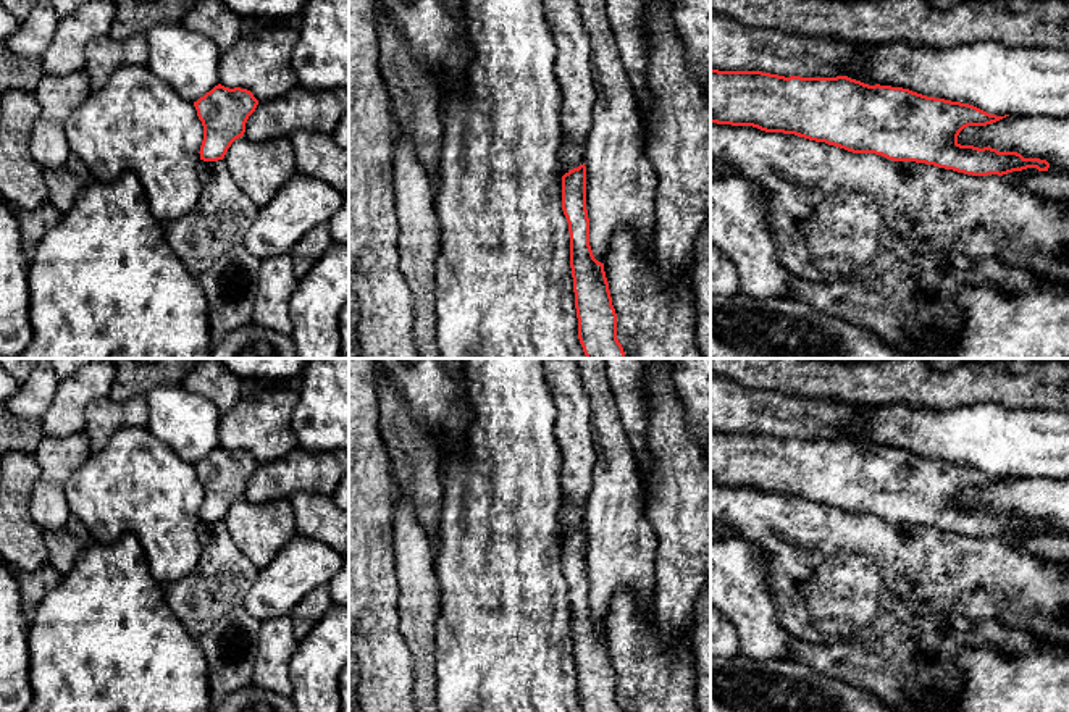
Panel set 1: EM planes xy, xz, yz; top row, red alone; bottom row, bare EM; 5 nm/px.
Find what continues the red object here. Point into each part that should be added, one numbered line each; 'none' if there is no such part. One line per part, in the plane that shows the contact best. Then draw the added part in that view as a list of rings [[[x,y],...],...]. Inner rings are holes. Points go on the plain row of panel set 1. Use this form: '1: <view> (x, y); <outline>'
none

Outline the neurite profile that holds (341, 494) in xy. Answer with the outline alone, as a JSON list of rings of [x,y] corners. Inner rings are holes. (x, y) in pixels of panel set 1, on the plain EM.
[[[349,473],[339,481],[333,500],[337,507],[349,510]]]

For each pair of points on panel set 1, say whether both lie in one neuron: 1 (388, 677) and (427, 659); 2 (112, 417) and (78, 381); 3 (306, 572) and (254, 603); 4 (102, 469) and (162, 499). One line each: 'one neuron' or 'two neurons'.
1: two neurons
2: two neurons
3: one neuron
4: one neuron

